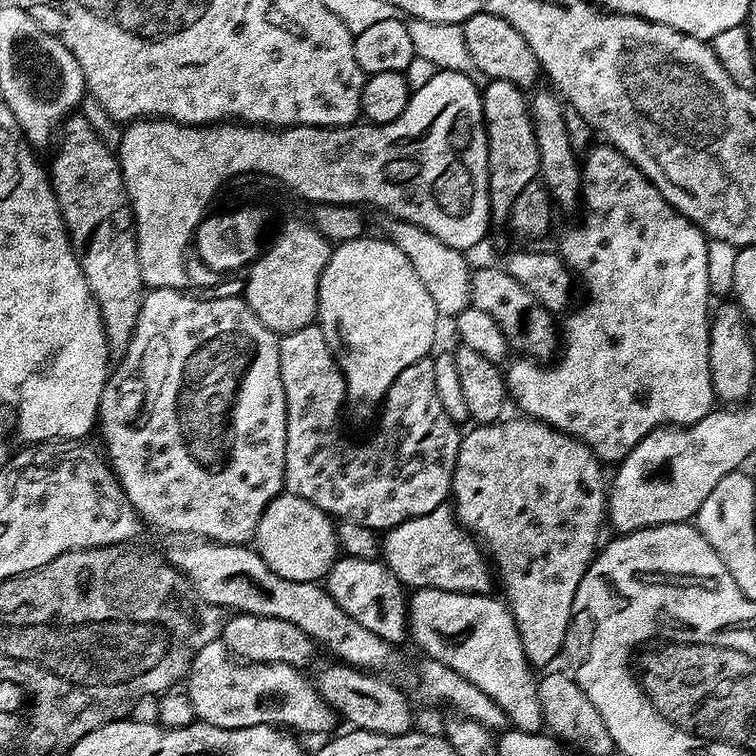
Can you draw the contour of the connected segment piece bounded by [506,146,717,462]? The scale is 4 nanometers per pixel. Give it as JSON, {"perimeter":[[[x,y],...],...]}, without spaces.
{"perimeter":[[[592,146],[588,148],[586,155],[582,160],[582,209],[584,208],[584,217],[581,218],[580,224],[576,224],[564,237],[560,240],[560,248],[558,247],[558,255],[564,259],[565,264],[572,269],[573,273],[584,283],[584,292],[588,297],[584,300],[584,305],[581,308],[573,307],[571,311],[563,317],[562,320],[562,351],[559,353],[558,359],[555,363],[548,362],[537,362],[527,358],[516,358],[509,368],[506,368],[506,383],[508,385],[508,394],[511,403],[516,403],[521,408],[525,417],[540,420],[544,424],[550,425],[552,428],[557,428],[559,432],[566,433],[567,436],[572,436],[575,440],[580,440],[593,452],[595,456],[601,460],[601,462],[619,462],[626,458],[634,446],[638,446],[638,442],[642,442],[642,438],[646,438],[646,434],[650,434],[655,428],[663,428],[665,426],[687,426],[698,422],[702,418],[706,418],[706,414],[713,411],[714,405],[717,403],[716,395],[714,394],[714,386],[712,385],[712,379],[710,378],[710,342],[708,341],[708,329],[710,327],[710,304],[708,308],[708,300],[710,301],[710,293],[708,289],[708,278],[707,278],[707,250],[709,241],[706,239],[703,232],[696,227],[695,224],[685,218],[678,209],[674,206],[670,206],[670,202],[666,202],[666,198],[653,186],[647,178],[642,174],[640,168],[635,168],[628,159],[625,158],[616,148],[611,146],[603,146],[604,148],[597,148]]]}

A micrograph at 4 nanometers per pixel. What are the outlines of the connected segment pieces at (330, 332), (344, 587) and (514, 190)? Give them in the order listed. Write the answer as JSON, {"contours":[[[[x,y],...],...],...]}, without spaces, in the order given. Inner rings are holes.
{"contours":[[[[365,234],[333,247],[326,270],[322,270],[316,307],[318,327],[330,346],[337,369],[342,373],[342,392],[348,395],[348,412],[356,420],[368,420],[371,416],[373,419],[379,413],[394,378],[398,378],[406,366],[414,366],[414,362],[431,353],[428,351],[436,340],[438,321],[434,298],[430,298],[426,286],[422,286],[422,278],[418,278],[414,266],[410,266],[410,258],[406,258],[406,254],[402,254],[391,240],[371,240],[370,236]]],[[[341,555],[332,564],[332,569],[326,577],[328,593],[338,602],[338,606],[354,622],[366,626],[370,634],[378,634],[386,643],[400,646],[403,640],[409,639],[408,631],[408,601],[406,589],[401,584],[388,565],[379,559],[367,560]],[[405,595],[405,596],[404,596]]],[[[489,80],[480,94],[484,126],[488,129],[488,210],[493,221],[507,221],[512,214],[514,198],[526,190],[540,174],[538,142],[534,138],[532,115],[528,113],[529,97],[514,82]]]]}

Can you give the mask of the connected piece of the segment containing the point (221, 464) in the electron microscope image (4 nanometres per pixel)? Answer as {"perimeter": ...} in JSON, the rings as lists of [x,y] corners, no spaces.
{"perimeter":[[[153,288],[145,291],[132,341],[119,357],[120,365],[117,368],[115,365],[108,381],[104,383],[98,432],[104,435],[103,451],[121,490],[133,504],[137,517],[148,528],[157,528],[160,532],[181,532],[181,537],[215,540],[217,544],[247,545],[256,535],[262,510],[266,510],[269,502],[285,491],[286,394],[280,377],[280,342],[277,333],[262,326],[258,314],[250,310],[243,295],[230,298],[214,298],[209,295],[203,300],[200,296],[187,296],[186,293],[187,291],[179,288]]]}

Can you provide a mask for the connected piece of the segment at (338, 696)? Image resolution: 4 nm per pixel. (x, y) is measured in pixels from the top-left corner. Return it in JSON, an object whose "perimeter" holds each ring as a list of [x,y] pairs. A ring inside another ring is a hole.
{"perimeter":[[[328,662],[314,675],[316,693],[341,717],[349,720],[352,728],[370,730],[374,734],[406,734],[413,731],[412,708],[408,700],[380,674],[373,674],[363,668],[354,668],[343,662]]]}

